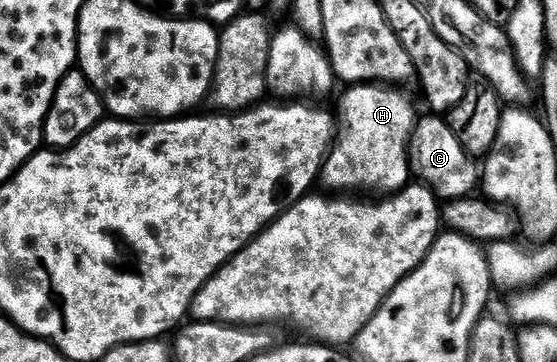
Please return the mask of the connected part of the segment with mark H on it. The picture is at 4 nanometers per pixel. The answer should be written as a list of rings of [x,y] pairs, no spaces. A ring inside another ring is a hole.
[[[350,85],[347,86],[345,90],[346,92],[343,93],[342,100],[338,103],[338,111],[336,110],[336,134],[334,136],[334,142],[320,172],[321,186],[331,187],[331,189],[334,190],[331,192],[334,193],[350,193],[346,191],[388,191],[384,193],[397,193],[401,191],[412,179],[410,156],[408,152],[410,150],[410,134],[414,132],[414,124],[416,122],[416,114],[414,115],[413,105],[400,94],[394,92],[397,90],[389,89],[384,85]]]

